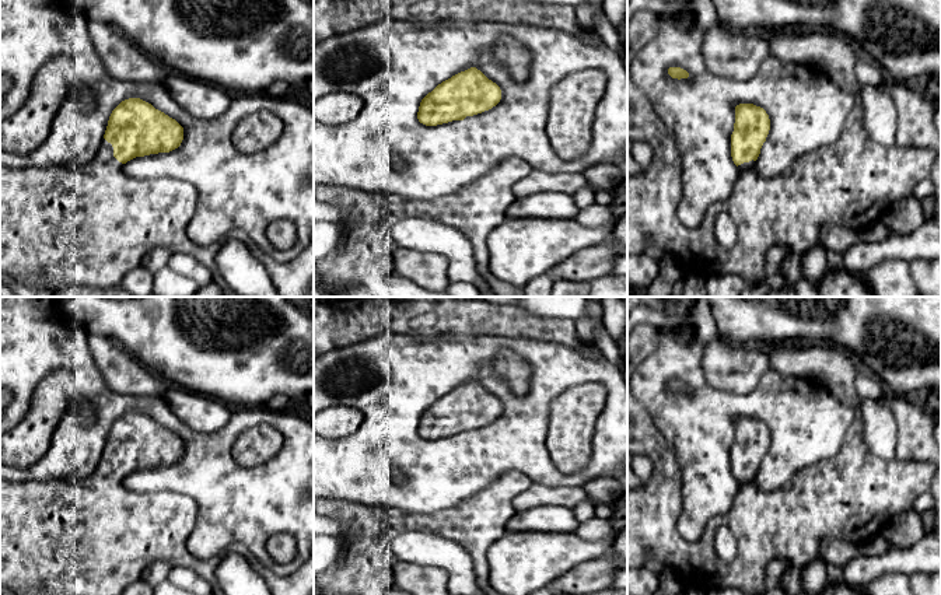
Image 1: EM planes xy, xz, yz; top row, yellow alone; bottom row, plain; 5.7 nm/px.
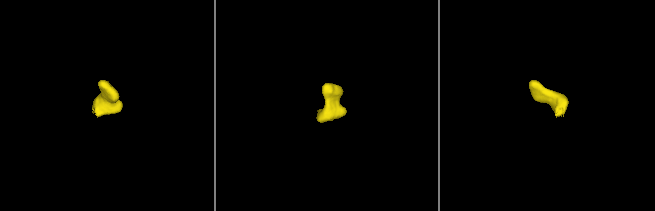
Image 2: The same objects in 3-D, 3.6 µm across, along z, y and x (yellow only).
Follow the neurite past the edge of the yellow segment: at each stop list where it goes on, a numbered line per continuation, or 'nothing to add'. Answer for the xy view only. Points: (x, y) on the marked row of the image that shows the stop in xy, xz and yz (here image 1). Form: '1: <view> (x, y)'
1: xy (90, 224)

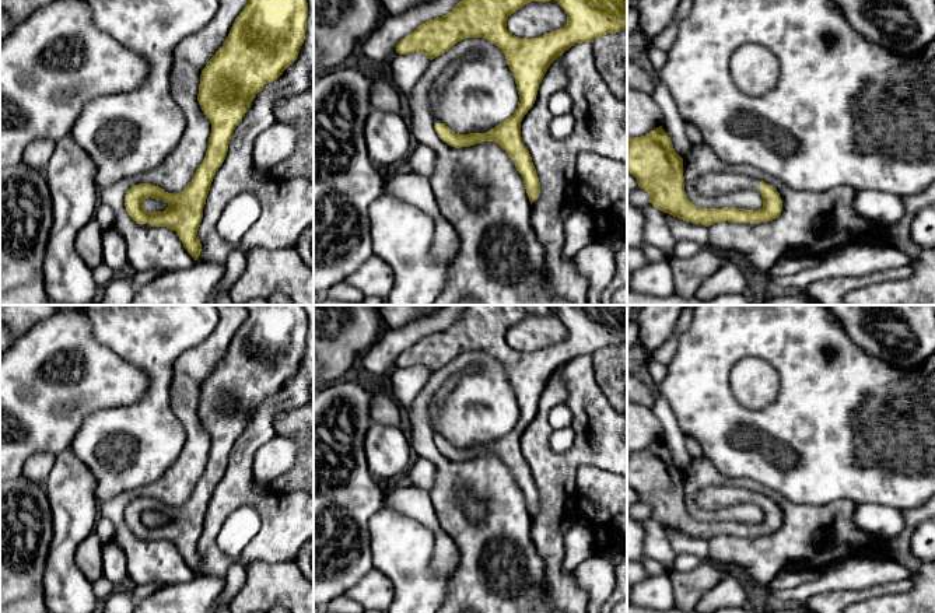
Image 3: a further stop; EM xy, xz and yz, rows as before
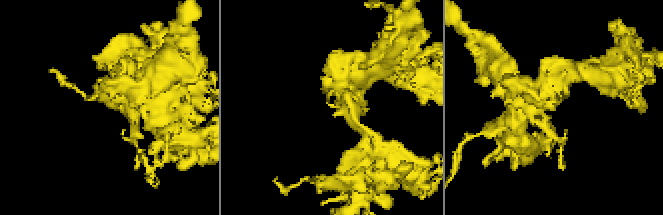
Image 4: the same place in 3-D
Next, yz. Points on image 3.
1: yz (714, 184)

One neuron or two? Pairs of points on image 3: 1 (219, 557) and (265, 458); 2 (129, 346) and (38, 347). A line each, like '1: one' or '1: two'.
1: one
2: two

